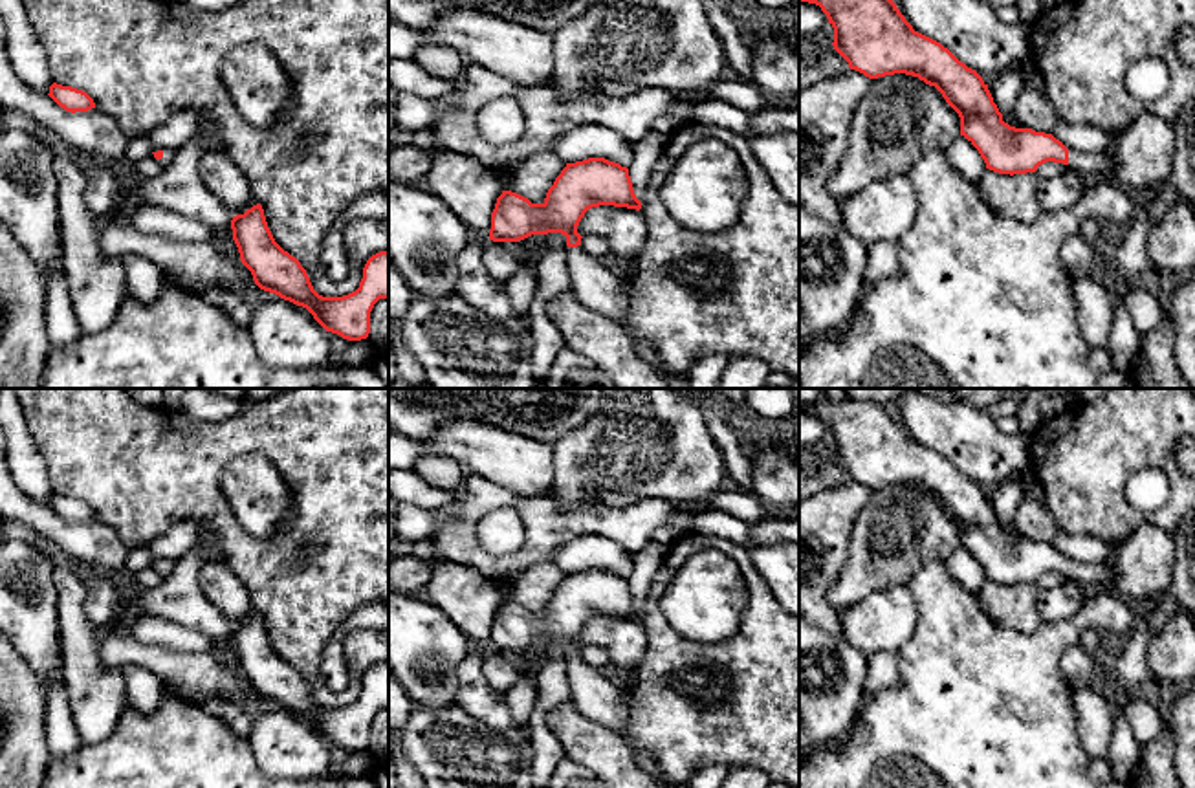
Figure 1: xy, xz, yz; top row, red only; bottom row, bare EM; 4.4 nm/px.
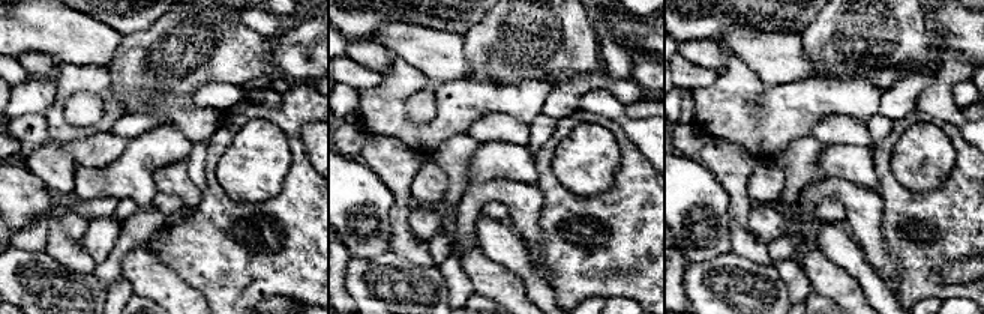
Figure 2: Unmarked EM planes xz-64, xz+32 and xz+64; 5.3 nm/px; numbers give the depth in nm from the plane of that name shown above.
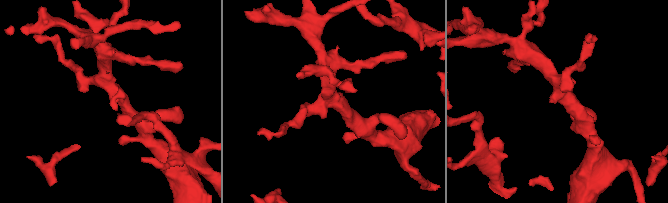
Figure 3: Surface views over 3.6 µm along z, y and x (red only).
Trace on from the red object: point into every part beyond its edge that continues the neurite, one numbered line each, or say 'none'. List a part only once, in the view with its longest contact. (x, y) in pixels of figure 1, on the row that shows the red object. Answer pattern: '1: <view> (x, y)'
1: yz (1102, 164)

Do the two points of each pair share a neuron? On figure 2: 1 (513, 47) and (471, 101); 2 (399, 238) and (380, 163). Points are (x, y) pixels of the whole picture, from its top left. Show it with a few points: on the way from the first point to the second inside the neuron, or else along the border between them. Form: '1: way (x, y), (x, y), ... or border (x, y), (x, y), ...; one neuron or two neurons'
1: border (467, 78), (522, 83); two neurons
2: way (399, 220), (401, 185), (398, 181); one neuron

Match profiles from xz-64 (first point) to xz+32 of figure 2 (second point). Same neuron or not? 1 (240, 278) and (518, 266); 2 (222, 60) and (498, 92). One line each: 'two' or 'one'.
1: two
2: two

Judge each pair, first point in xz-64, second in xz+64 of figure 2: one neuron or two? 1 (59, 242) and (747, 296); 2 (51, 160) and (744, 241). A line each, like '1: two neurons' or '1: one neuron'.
1: two neurons
2: one neuron

